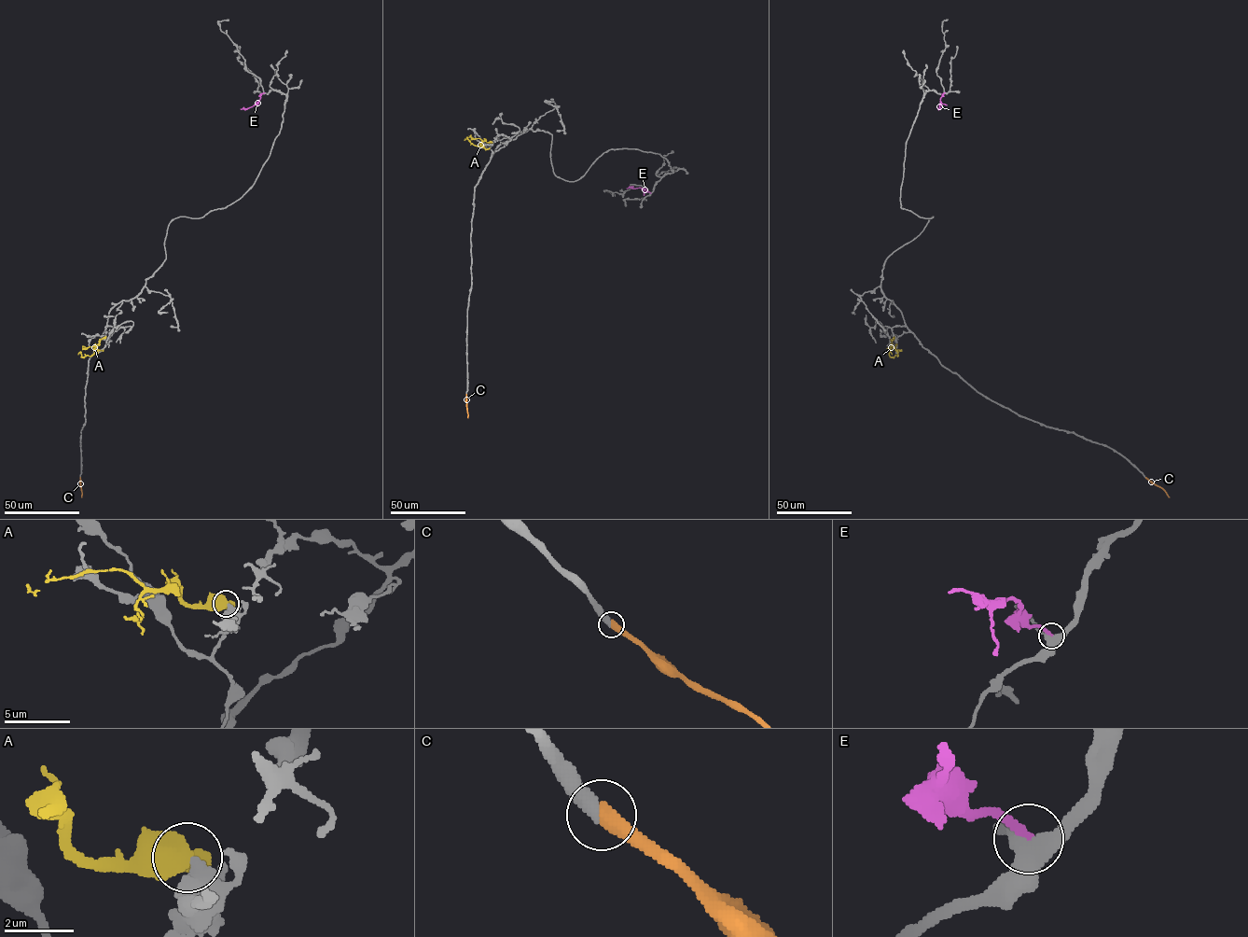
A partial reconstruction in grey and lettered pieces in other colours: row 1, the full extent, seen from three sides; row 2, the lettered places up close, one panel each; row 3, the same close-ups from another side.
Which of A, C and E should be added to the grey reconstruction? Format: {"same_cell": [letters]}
{"same_cell": ["C"]}

